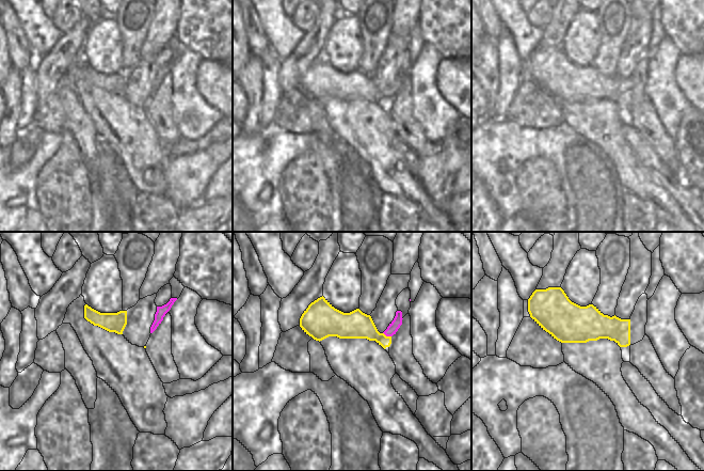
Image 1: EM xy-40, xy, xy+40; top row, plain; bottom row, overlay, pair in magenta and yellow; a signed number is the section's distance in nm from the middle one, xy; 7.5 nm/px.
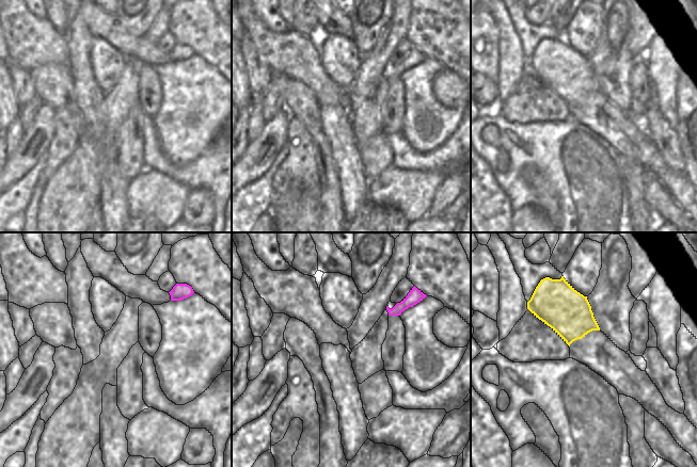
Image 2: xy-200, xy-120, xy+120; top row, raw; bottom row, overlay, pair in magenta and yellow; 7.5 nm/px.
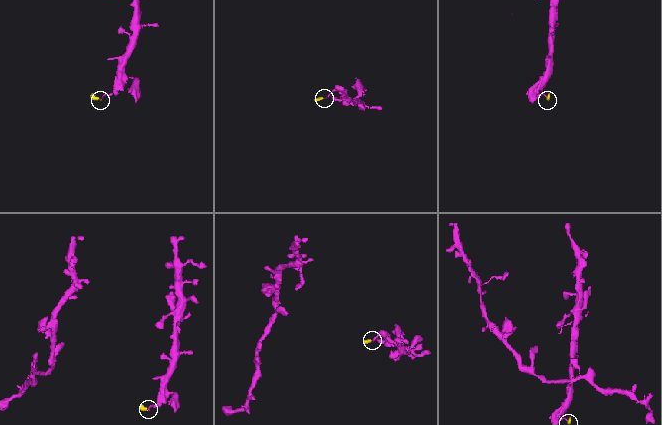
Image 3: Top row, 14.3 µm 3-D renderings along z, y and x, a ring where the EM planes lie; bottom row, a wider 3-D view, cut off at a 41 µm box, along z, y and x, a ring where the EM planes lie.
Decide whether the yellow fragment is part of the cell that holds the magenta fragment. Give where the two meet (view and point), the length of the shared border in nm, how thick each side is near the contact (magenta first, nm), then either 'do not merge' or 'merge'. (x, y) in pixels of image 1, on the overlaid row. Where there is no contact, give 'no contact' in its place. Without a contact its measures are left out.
xy (387, 335) | 70 nm | 80/200 nm | merge

